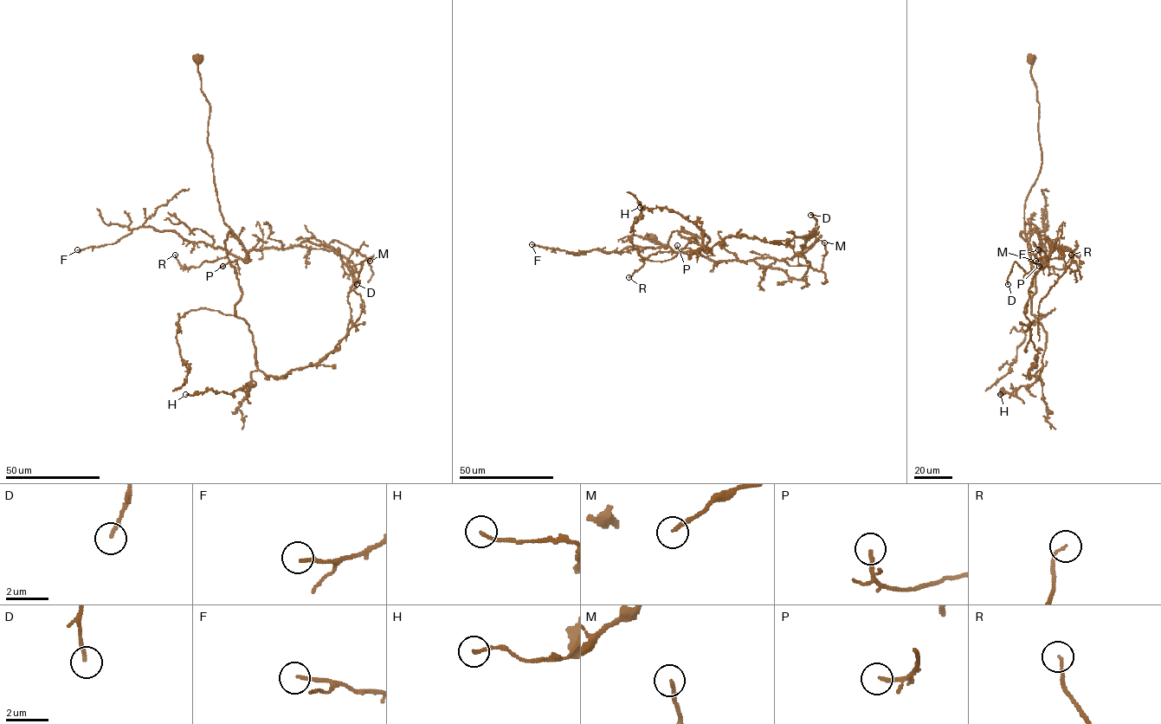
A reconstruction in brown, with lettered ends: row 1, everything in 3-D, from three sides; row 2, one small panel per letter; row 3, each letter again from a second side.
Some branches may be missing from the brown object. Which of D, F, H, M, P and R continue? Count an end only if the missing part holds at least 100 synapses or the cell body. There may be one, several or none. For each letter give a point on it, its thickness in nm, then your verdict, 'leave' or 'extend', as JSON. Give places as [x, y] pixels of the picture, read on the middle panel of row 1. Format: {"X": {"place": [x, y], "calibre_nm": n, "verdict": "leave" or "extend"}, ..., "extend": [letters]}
{"D": {"place": [810, 215], "calibre_nm": 150, "verdict": "leave"}, "F": {"place": [532, 244], "calibre_nm": 150, "verdict": "leave"}, "H": {"place": [640, 207], "calibre_nm": 120, "verdict": "leave"}, "M": {"place": [824, 242], "calibre_nm": 160, "verdict": "leave"}, "P": {"place": [677, 245], "calibre_nm": 120, "verdict": "leave"}, "R": {"place": [628, 277], "calibre_nm": 110, "verdict": "leave"}, "extend": []}

